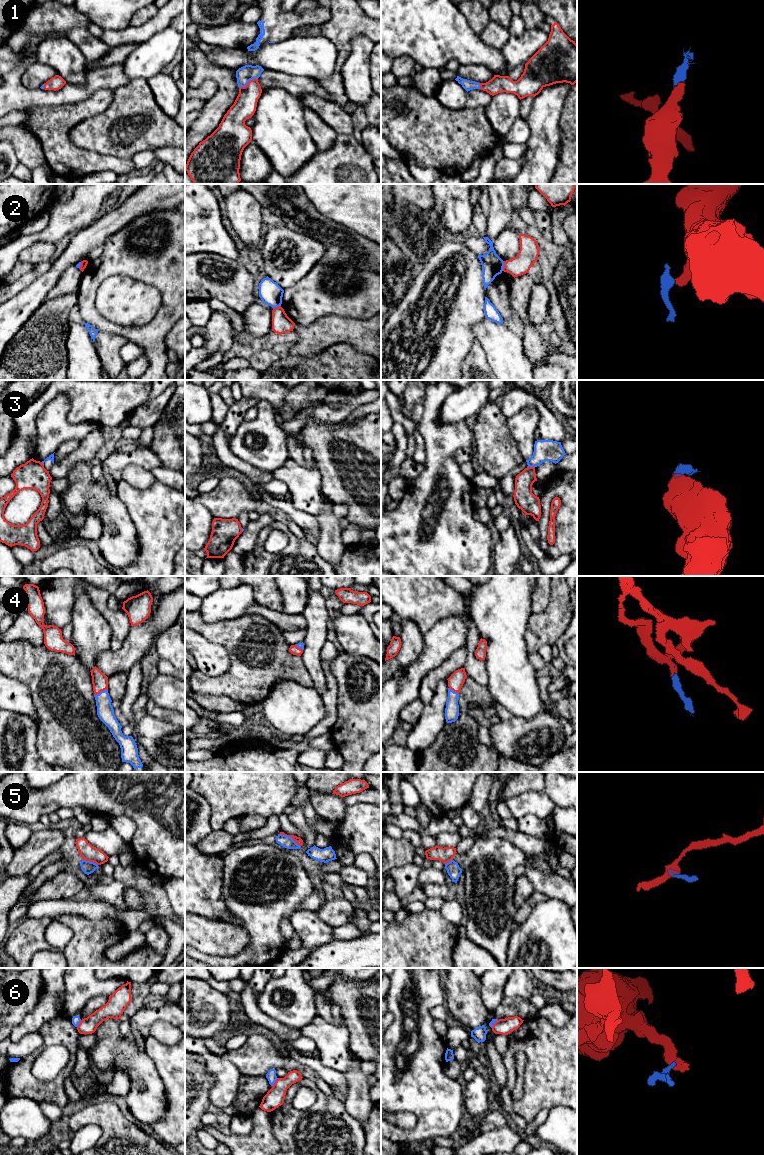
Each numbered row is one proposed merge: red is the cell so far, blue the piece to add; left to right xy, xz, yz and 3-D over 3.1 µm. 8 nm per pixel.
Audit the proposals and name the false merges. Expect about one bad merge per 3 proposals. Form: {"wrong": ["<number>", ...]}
{"wrong": ["2", "3", "5", "6"]}

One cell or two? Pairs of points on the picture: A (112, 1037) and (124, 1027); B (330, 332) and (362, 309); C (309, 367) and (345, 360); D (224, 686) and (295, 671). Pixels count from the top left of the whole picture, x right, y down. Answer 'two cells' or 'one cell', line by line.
A: two cells
B: two cells
C: one cell
D: one cell

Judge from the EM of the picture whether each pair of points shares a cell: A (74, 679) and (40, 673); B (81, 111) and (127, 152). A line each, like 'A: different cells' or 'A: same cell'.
A: same cell
B: different cells

